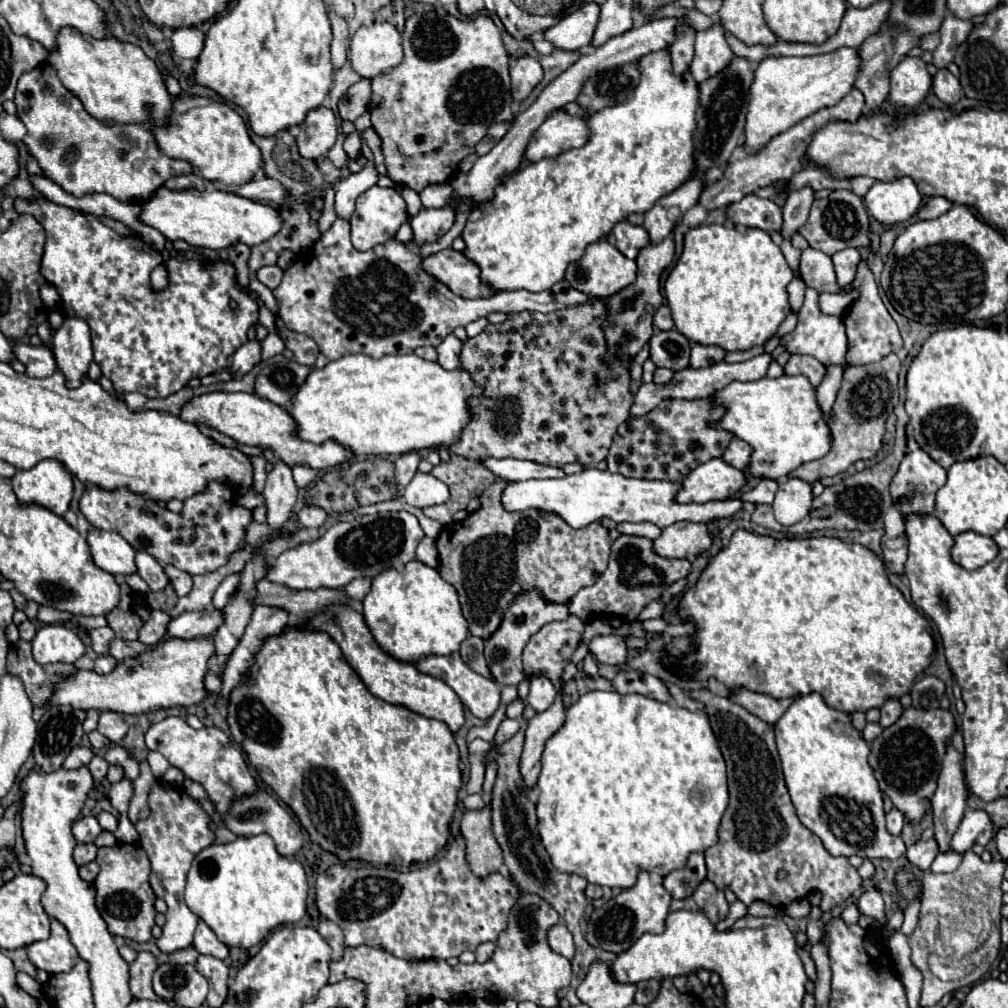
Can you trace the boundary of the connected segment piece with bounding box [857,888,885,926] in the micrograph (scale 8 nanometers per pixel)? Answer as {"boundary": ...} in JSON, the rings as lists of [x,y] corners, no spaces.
{"boundary":[[[871,888],[871,890],[863,892],[863,896],[857,900],[857,908],[859,908],[859,912],[861,912],[861,914],[875,916],[875,918],[881,922],[881,926],[885,924],[883,898],[881,898],[881,894],[879,894],[875,888]]]}

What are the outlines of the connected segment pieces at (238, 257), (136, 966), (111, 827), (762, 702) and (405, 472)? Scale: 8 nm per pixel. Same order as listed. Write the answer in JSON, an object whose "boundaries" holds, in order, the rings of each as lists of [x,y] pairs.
{"boundaries":[[[[237,243],[235,246],[220,251],[204,248],[204,256],[211,261],[228,259],[237,269],[237,280],[239,280],[239,284],[247,290],[247,294],[253,300],[259,300],[259,294],[249,288],[248,259],[250,256],[250,248],[248,246],[245,246],[243,243]]],[[[139,952],[135,962],[131,964],[131,978],[129,978],[129,988],[135,998],[149,998],[155,1000],[155,992],[151,988],[151,976],[157,968],[155,956],[151,952]]],[[[101,812],[99,816],[97,816],[97,820],[99,820],[99,826],[103,828],[103,830],[109,830],[109,832],[115,832],[117,830],[117,818],[113,816],[113,814],[109,814],[109,812]]],[[[741,690],[739,694],[733,694],[731,700],[745,706],[751,714],[759,716],[761,720],[765,720],[769,724],[775,724],[793,702],[791,698],[777,700],[777,698],[771,698],[767,694],[759,694],[759,692],[751,692],[751,690]]],[[[407,452],[407,454],[401,454],[401,456],[395,460],[395,466],[397,466],[397,484],[399,484],[399,496],[403,494],[403,488],[405,488],[405,486],[411,482],[411,478],[415,476],[419,462],[421,462],[419,452]]]]}

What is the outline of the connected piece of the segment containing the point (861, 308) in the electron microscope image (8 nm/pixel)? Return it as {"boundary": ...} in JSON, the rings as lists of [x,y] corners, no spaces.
{"boundary":[[[865,262],[859,264],[859,270],[857,270],[857,276],[853,280],[853,284],[847,288],[847,290],[853,290],[857,288],[861,292],[859,300],[855,300],[851,304],[851,310],[847,312],[845,316],[845,324],[847,324],[847,338],[851,342],[851,348],[847,352],[847,358],[849,362],[855,366],[855,364],[871,364],[871,362],[879,362],[881,358],[885,358],[887,354],[891,352],[897,352],[903,344],[901,340],[901,334],[899,334],[899,328],[895,324],[895,320],[891,318],[891,314],[887,312],[885,304],[881,302],[879,294],[877,294],[877,284],[875,284],[875,278],[869,270],[869,266]]]}

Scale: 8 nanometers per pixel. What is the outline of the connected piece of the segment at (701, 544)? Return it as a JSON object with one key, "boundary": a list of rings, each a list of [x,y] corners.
{"boundary":[[[675,522],[653,540],[653,550],[663,558],[687,558],[709,550],[713,538],[707,524]]]}

